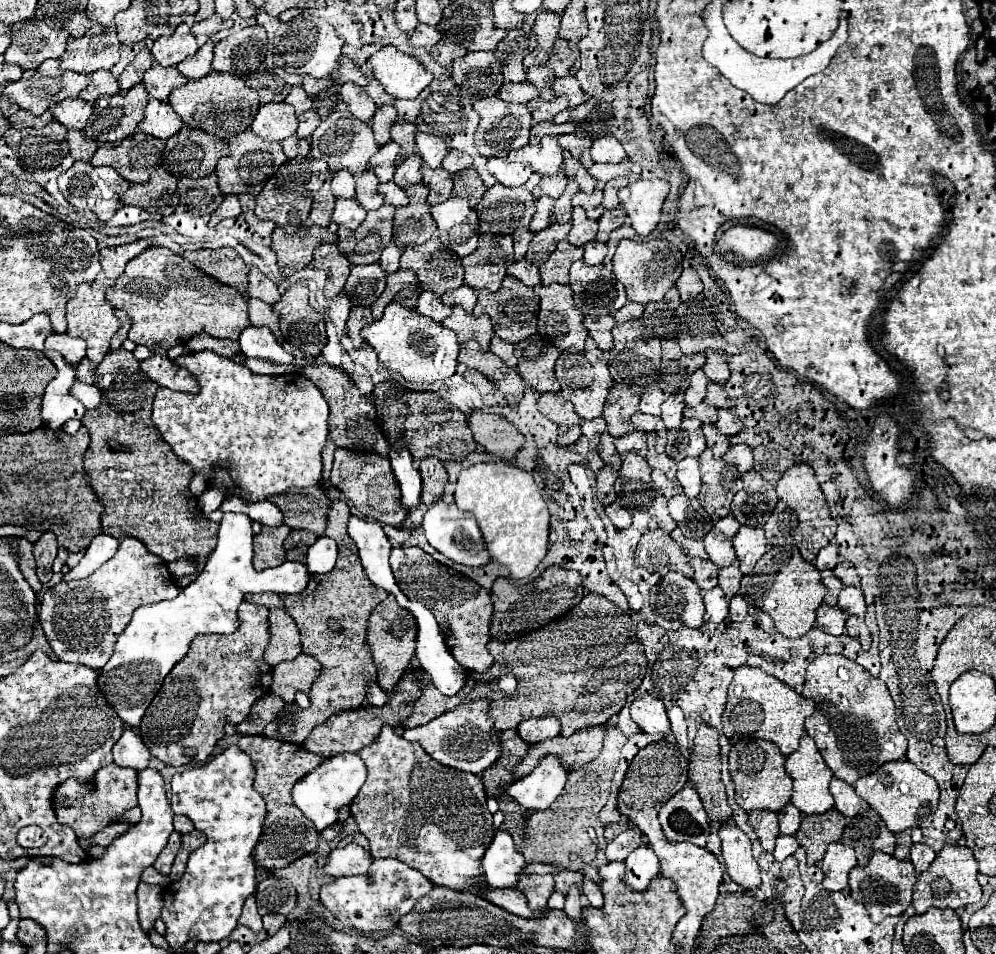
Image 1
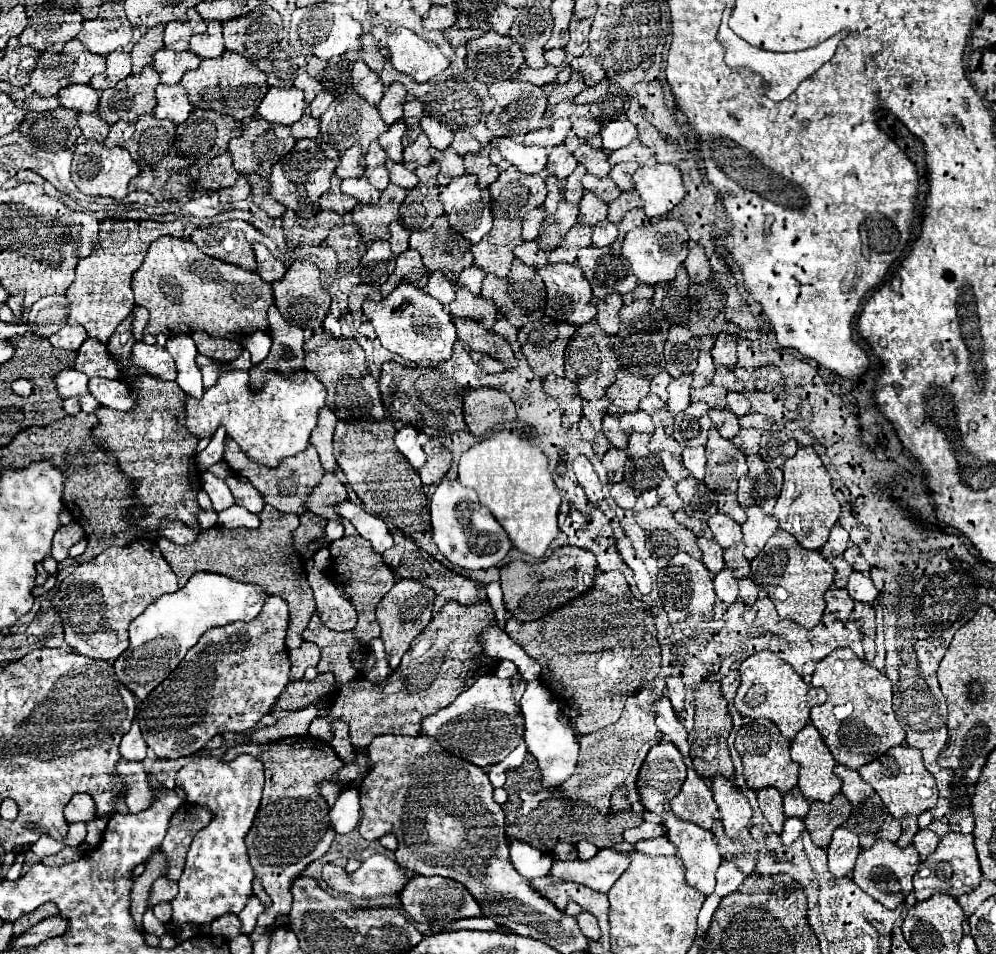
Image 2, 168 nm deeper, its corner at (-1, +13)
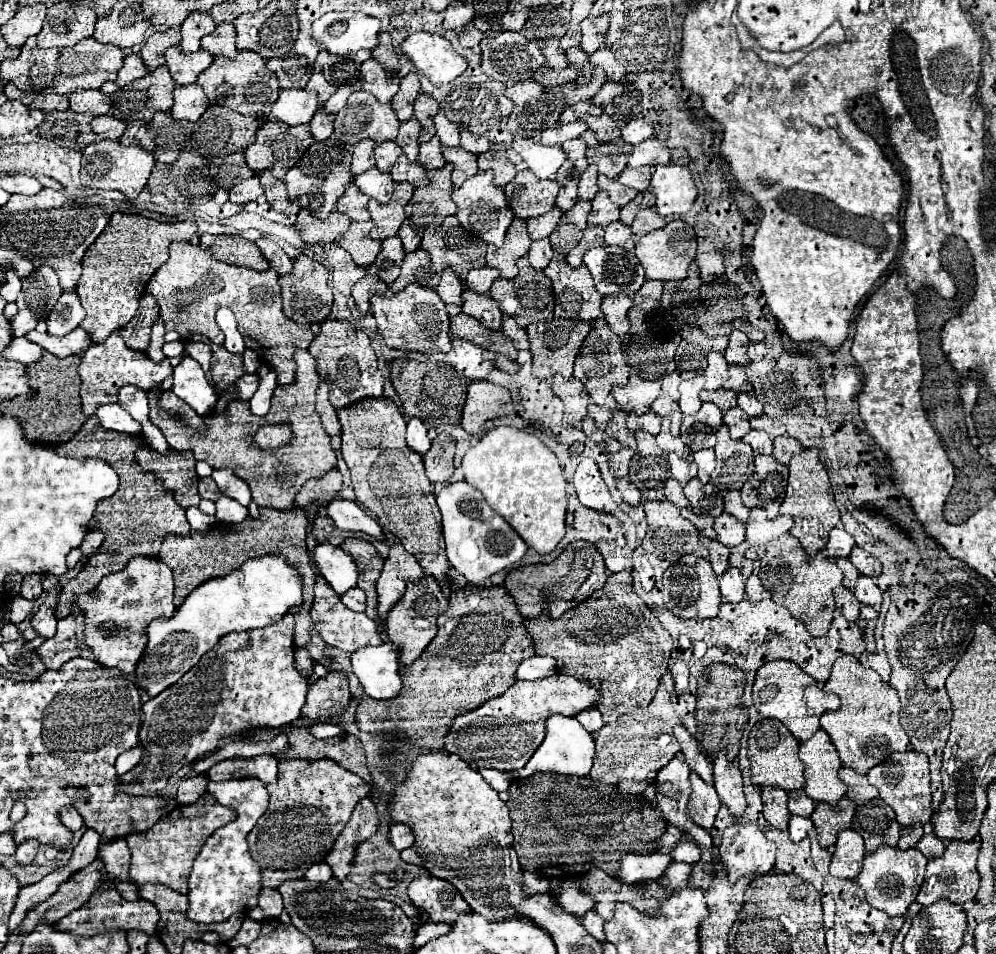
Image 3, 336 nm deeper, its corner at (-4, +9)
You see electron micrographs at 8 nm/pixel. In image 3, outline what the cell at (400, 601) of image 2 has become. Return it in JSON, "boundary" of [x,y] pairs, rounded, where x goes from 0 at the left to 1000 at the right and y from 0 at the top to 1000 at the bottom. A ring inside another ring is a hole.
{"boundary":[[[426,603],[424,609],[408,613],[408,622],[392,638],[388,647],[390,670],[402,678],[402,697],[412,697],[414,693],[418,693],[422,684],[428,680],[428,676],[436,670],[438,649],[448,640],[448,634],[450,634],[450,628],[434,603]]]}

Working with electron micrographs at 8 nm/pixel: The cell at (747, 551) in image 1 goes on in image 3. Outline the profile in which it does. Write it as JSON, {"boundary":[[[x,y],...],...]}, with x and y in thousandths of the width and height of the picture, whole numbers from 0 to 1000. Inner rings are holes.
{"boundary":[[[759,531],[753,536],[753,542],[749,546],[749,567],[753,569],[749,578],[749,586],[759,588],[765,586],[769,580],[769,569],[791,559],[795,552],[795,544],[791,540],[783,540],[777,544],[771,544],[769,534]]]}

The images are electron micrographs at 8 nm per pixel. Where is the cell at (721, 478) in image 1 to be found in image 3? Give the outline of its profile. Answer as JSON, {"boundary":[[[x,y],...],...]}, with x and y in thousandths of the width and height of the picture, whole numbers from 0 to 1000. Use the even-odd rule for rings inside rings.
{"boundary":[[[729,445],[719,452],[719,492],[715,506],[721,513],[743,513],[749,500],[757,494],[757,473],[747,462],[733,460]]]}

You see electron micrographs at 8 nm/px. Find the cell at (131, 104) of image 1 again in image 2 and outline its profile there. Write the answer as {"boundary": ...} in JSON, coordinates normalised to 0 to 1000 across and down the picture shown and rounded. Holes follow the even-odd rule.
{"boundary":[[[146,70],[140,81],[128,81],[117,87],[117,104],[136,104],[136,125],[144,118],[156,114],[156,91],[160,89],[160,79],[154,70]]]}

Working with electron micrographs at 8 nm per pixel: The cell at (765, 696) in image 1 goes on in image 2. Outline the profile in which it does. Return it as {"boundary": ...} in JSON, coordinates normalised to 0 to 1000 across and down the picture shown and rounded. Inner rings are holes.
{"boundary":[[[764,682],[754,687],[744,695],[744,718],[738,731],[738,741],[744,749],[760,754],[770,752],[774,754],[786,773],[796,775],[810,758],[812,758],[812,745],[816,739],[826,739],[830,735],[828,722],[812,718],[804,708],[798,705],[798,701],[782,691],[774,682]]]}

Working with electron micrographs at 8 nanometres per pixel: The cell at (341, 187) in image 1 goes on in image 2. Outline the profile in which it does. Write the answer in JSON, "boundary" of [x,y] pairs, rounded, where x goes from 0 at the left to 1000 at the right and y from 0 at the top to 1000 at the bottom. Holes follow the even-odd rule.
{"boundary":[[[354,152],[352,156],[346,158],[340,175],[336,177],[336,181],[342,188],[350,188],[350,186],[362,186],[366,181],[366,167],[364,167],[364,158],[360,156],[360,152]]]}

